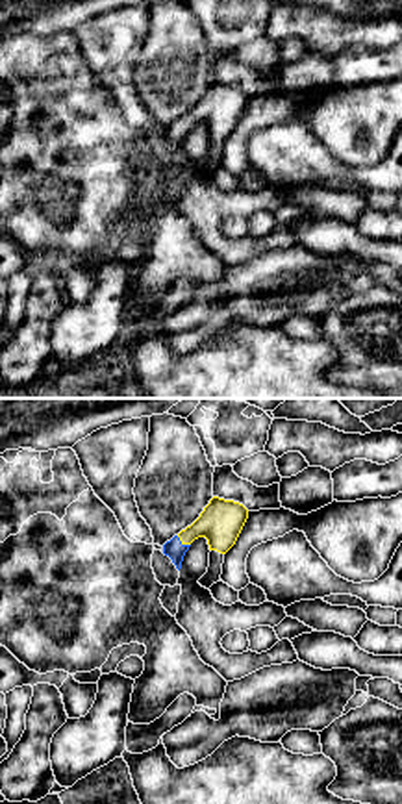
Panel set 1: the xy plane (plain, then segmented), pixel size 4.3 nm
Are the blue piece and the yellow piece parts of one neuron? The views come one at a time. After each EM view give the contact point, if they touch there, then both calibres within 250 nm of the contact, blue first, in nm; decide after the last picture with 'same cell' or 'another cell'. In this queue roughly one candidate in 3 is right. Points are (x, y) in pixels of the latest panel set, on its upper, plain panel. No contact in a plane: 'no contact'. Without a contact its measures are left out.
(184, 130) | 80/190 nm

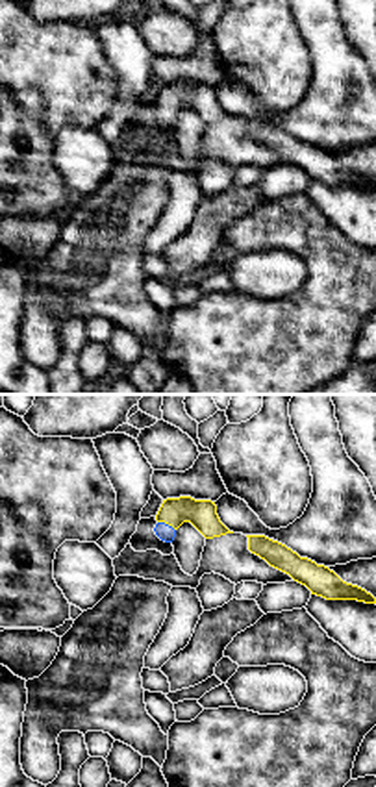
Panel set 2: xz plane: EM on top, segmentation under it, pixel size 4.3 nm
(167, 110) | 70/130 nm

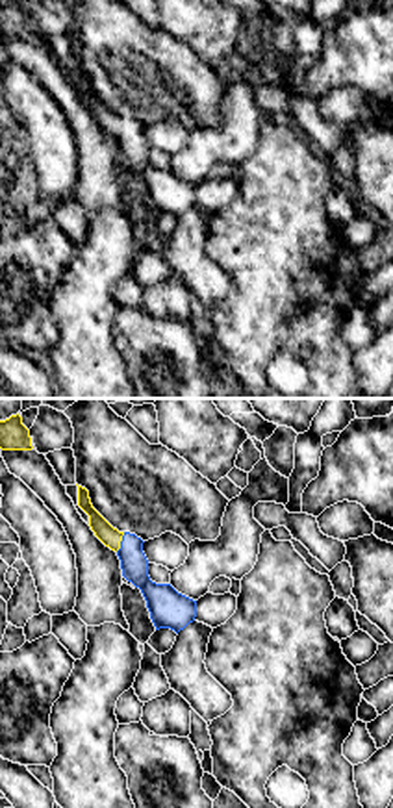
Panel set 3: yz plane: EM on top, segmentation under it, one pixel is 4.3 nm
(121, 126) | 120/90 nm

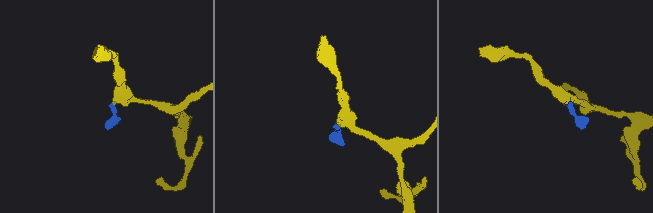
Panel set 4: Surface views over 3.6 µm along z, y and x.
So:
same cell

